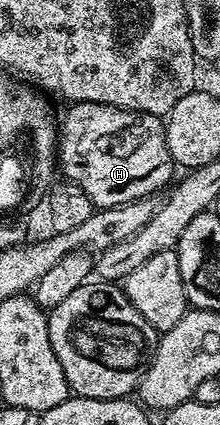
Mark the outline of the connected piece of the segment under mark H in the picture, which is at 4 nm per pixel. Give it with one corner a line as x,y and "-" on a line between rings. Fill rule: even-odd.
86,101
70,104
66,109
69,110
61,121
56,164
64,180
78,185
97,209
153,197
174,180
175,166
167,147
162,118

